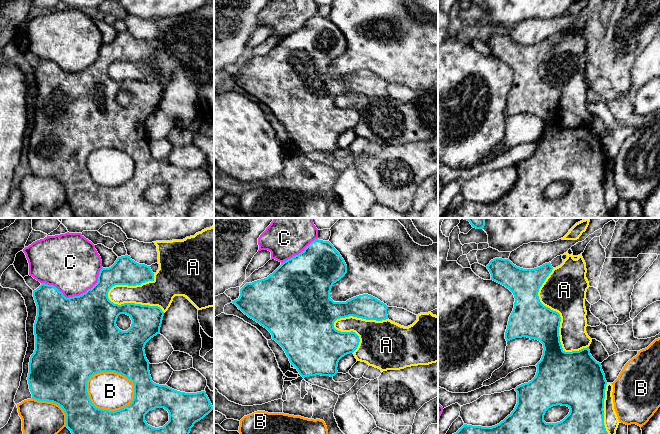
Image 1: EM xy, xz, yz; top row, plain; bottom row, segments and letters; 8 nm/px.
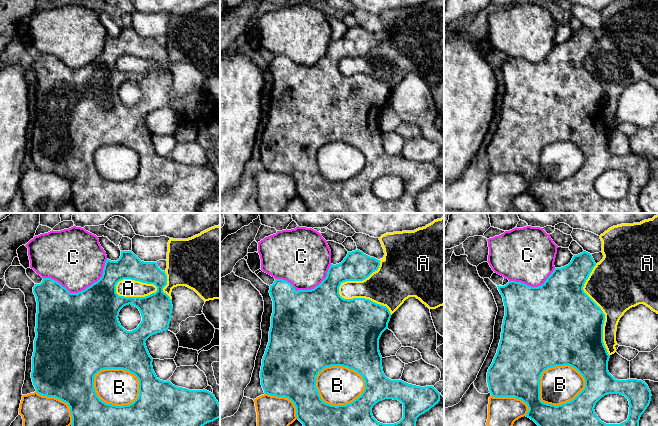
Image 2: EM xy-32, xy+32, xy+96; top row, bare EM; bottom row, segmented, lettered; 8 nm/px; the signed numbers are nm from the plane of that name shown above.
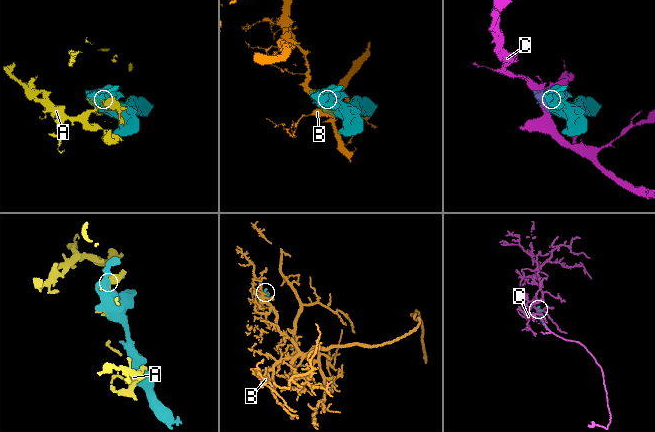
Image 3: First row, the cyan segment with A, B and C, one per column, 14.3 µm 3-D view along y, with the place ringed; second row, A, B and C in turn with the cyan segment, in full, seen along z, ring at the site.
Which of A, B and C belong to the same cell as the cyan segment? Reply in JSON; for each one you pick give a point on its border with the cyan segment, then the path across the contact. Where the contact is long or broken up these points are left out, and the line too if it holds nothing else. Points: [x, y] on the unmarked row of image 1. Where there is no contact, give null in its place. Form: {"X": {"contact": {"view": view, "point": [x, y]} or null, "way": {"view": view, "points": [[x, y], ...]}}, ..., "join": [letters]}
{"join": []}

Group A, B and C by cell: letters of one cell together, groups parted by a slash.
A / B / C

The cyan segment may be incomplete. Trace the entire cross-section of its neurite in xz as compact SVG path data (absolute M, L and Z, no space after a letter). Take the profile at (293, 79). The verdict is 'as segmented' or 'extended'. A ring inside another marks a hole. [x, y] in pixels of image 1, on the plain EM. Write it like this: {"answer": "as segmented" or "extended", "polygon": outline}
{"answer": "as segmented", "polygon": "M315 15L301 29L281 39L267 54L246 59L240 65L239 74L232 79L271 109L272 115L283 124L291 141L303 154L316 151L333 153L338 149L339 136L345 131L353 129L360 118L359 112L355 108L336 106L334 98L349 92L376 97L388 95L388 82L371 71L359 71L346 78L334 78L330 74L333 60L343 54L346 49L347 41L334 22L329 17Z"}

